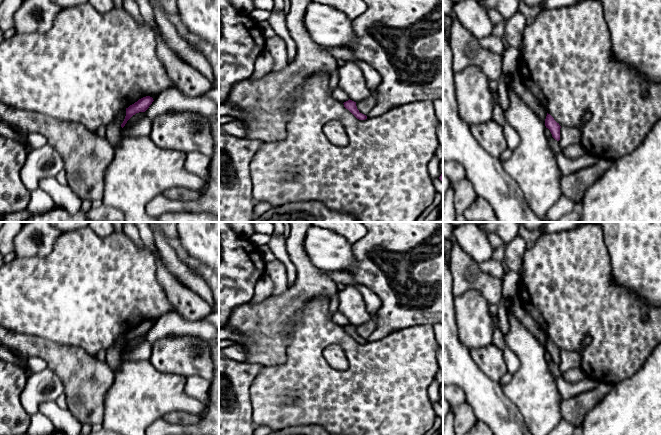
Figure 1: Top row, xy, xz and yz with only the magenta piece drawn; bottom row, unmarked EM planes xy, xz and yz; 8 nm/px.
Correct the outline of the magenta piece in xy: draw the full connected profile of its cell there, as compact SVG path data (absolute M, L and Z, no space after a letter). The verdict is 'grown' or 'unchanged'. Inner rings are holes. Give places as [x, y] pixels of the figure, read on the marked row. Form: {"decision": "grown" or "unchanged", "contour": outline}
{"decision": "unchanged", "contour": "M146 96L139 99L137 102L135 102L134 104L126 108L126 116L123 123L121 124L121 127L123 128L125 124L127 123L127 121L136 113L145 112L149 108L149 106L152 104L153 101L154 100L152 97Z"}

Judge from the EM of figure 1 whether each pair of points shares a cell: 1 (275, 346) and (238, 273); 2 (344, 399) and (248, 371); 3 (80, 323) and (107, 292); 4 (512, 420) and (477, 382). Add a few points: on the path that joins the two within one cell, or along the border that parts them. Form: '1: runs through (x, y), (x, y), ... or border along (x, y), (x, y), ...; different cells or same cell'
1: border along (249, 301), (236, 305), (229, 314); different cells
2: border along (262, 366), (250, 387), (249, 396); different cells
3: runs through (84, 315), (99, 299); same cell
4: runs through (503, 411), (483, 391); same cell

